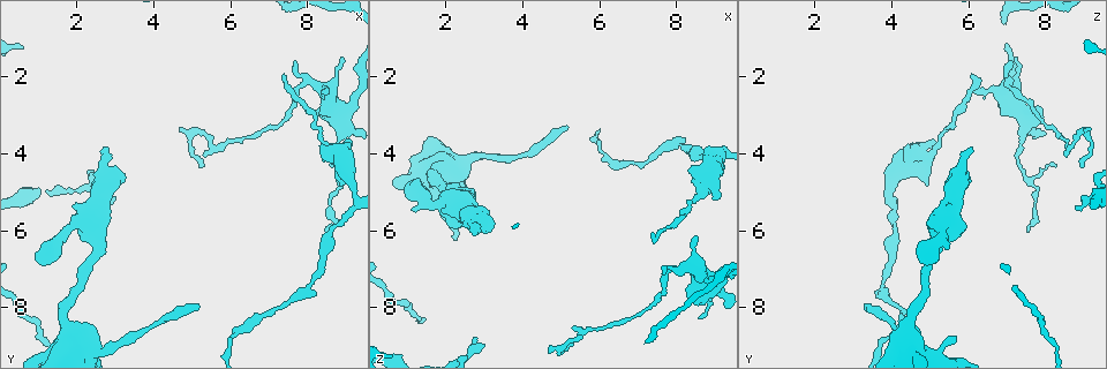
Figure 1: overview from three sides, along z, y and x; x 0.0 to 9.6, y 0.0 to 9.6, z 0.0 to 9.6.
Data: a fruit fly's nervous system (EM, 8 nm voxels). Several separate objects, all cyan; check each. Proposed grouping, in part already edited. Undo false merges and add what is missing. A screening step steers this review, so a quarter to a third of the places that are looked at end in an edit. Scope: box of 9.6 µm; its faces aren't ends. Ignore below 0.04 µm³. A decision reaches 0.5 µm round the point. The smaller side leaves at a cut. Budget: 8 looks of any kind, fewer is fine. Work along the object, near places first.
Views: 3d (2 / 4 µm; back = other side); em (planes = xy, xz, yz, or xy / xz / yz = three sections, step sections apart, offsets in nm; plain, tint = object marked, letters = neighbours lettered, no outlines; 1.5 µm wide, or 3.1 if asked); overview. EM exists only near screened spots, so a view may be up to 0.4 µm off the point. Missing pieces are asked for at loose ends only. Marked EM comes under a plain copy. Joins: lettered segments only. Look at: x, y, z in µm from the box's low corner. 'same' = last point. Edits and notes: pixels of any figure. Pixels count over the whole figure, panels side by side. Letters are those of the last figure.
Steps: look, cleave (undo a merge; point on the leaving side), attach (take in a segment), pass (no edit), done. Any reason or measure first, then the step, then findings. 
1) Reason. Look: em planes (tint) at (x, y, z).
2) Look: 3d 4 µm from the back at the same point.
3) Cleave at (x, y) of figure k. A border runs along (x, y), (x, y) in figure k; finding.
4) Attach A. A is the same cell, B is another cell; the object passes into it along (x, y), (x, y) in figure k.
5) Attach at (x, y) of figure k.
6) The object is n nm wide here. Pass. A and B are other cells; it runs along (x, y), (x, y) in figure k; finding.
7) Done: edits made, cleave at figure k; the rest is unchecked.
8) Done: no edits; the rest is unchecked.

Free end. Look: 3d 4 µm at (7.40, 1.95, 6.10).

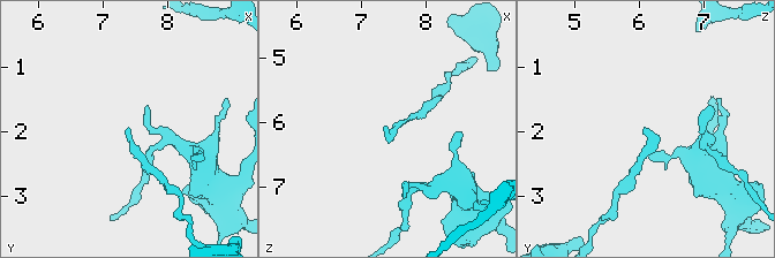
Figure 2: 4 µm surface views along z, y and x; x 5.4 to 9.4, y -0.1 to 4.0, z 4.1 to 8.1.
Need the tissue. Look: em planes (letters) at (7.40, 1.95, 6.10).

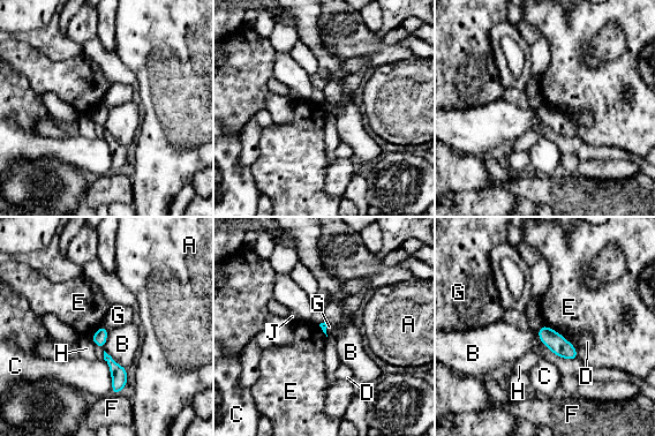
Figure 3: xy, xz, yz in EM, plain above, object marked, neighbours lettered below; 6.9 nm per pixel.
Pass. A, B, C, D, E, F, G, H and J are other cells; a border runs along (542, 323), (558, 331), (578, 358) in figure 3; none of them fits.

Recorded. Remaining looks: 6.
Stops while still wide. Look: em planes (letters) at (2.75, 3.85, 6.05).

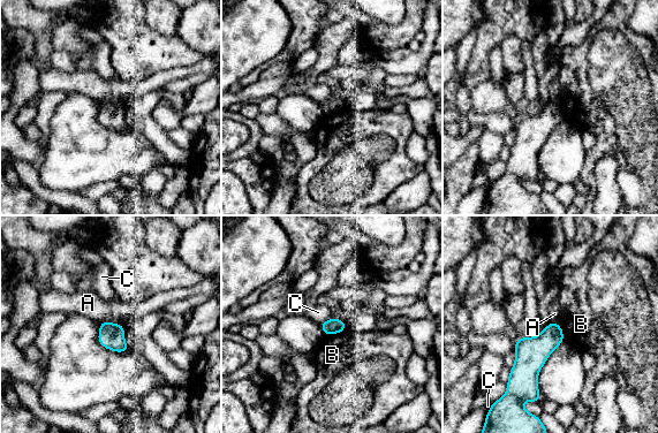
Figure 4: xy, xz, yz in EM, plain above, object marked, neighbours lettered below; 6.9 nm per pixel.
Pass. A, B and C are other cells; a border runs along (103, 320), (119, 323), (123, 326) in figure 4; no lettered segment goes on from it.

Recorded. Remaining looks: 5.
An open end. Look: em planes (letters) at (8.55, 6.05, 7.60).

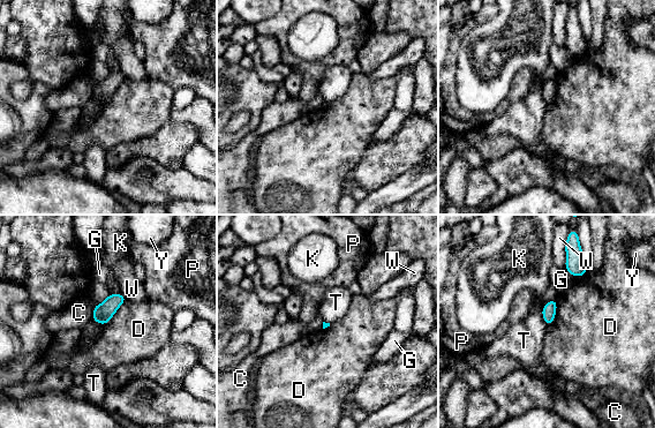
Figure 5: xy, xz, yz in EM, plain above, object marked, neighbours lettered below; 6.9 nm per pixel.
The longest contact is with D, 260 nm. Pass. C, D, G, K, P, T, W and Y are other cells; a border runs along (127, 300), (102, 325) in figure 5; no lettered segment goes on from it.

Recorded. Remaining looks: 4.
Done: no edits; the rest is unchecked.

